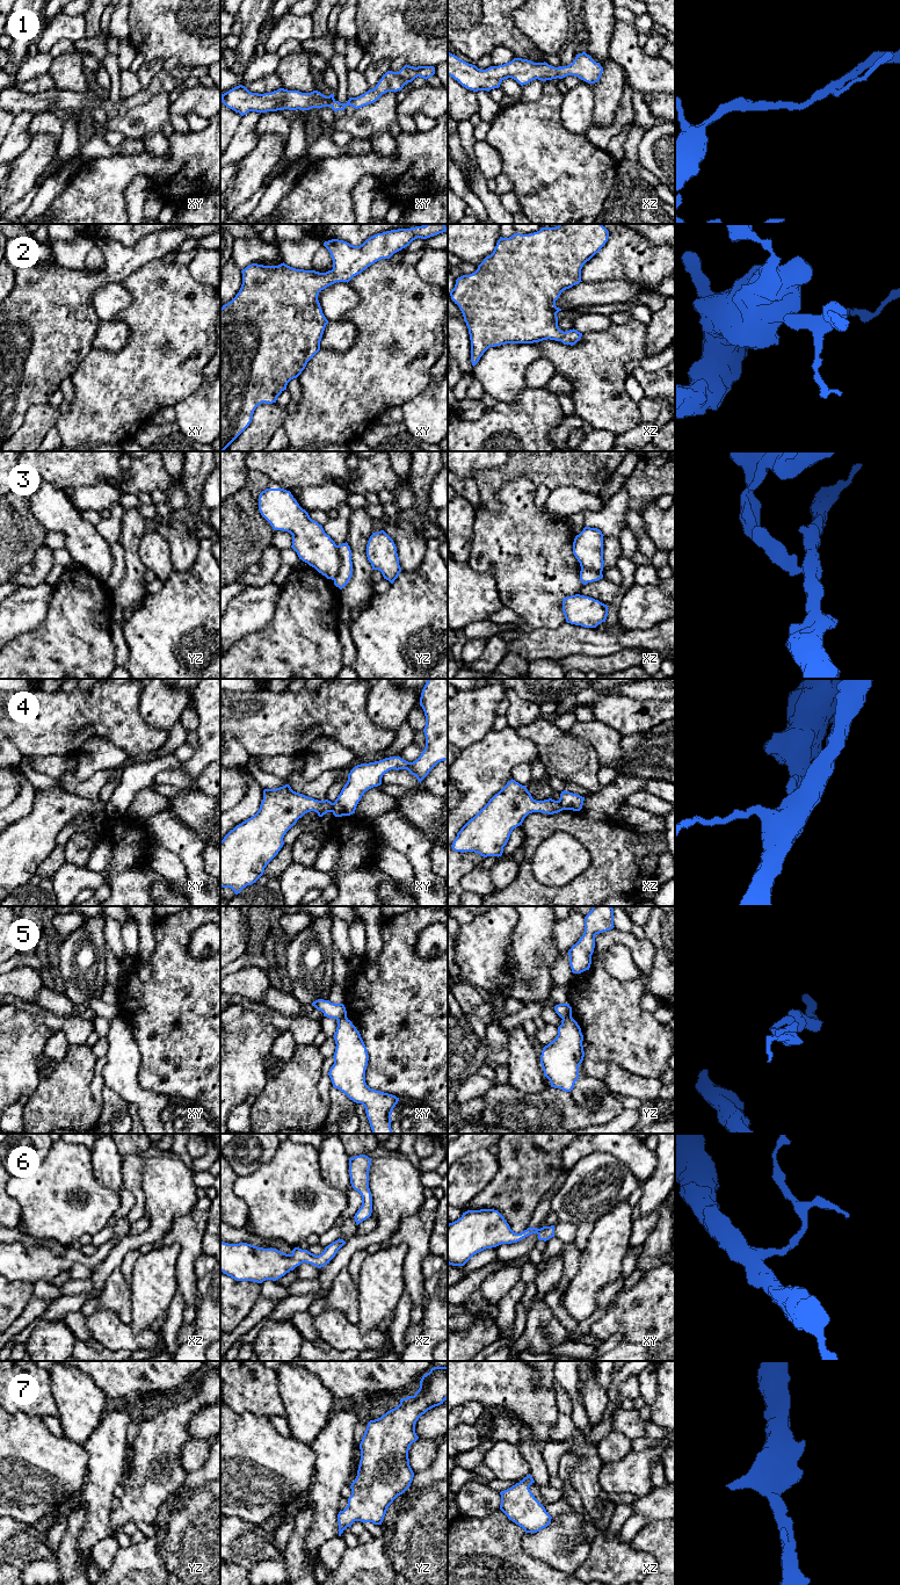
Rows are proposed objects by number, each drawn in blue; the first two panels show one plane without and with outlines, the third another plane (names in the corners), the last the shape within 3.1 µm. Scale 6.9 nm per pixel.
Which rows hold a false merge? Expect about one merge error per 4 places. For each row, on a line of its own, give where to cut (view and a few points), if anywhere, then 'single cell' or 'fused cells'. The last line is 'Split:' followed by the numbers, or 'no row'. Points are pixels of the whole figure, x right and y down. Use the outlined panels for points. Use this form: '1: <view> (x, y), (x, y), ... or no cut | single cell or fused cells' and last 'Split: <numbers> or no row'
1: no cut | single cell
2: no cut | single cell
3: yz (338, 545), (340, 566), (333, 579) | fused cells
4: xy (333, 803), (331, 811) | fused cells
5: xy (346, 1015), (338, 1020) | fused cells
6: no cut | single cell
7: no cut | single cell
Split: 3, 4, 5

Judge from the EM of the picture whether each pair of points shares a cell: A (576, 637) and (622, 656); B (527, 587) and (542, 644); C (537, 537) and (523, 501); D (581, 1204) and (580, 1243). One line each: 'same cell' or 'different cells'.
A: different cells
B: different cells
C: same cell
D: different cells

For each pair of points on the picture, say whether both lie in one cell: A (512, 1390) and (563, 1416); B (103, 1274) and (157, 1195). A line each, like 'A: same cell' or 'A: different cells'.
A: different cells
B: same cell

